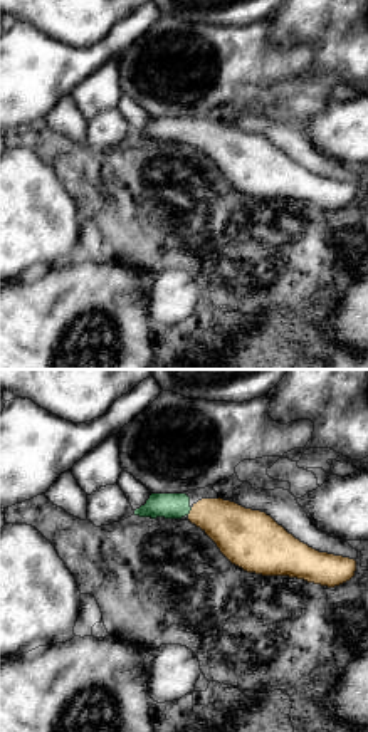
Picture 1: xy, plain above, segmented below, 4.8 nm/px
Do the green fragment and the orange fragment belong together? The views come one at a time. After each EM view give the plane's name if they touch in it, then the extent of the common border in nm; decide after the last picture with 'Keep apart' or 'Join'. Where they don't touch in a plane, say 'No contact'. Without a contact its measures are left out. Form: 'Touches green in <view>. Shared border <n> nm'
Touches green in xy. Shared border 50 nm

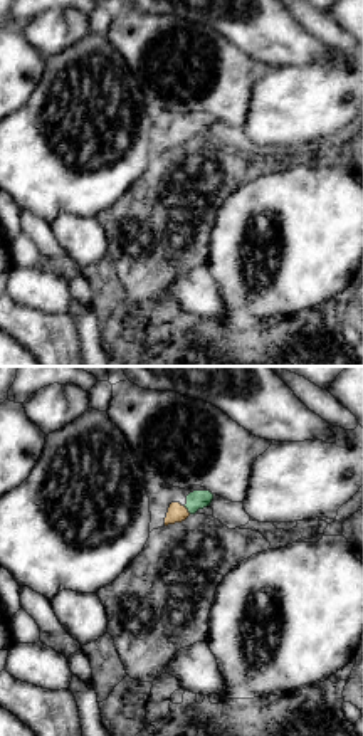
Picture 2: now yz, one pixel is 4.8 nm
Touches green in yz. Shared border 50 nm

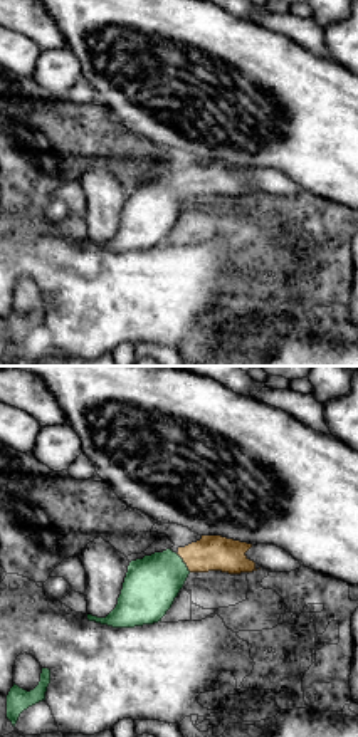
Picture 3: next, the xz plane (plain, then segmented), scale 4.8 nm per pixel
Touches green in xz. Shared border 120 nm

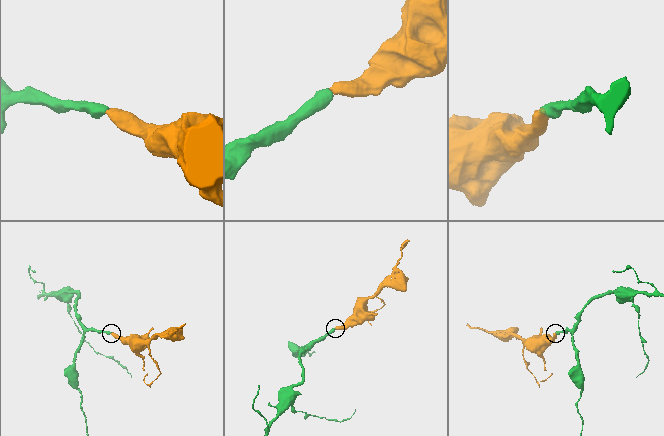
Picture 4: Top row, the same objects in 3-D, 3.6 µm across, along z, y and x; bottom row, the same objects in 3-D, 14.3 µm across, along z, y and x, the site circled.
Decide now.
Join

